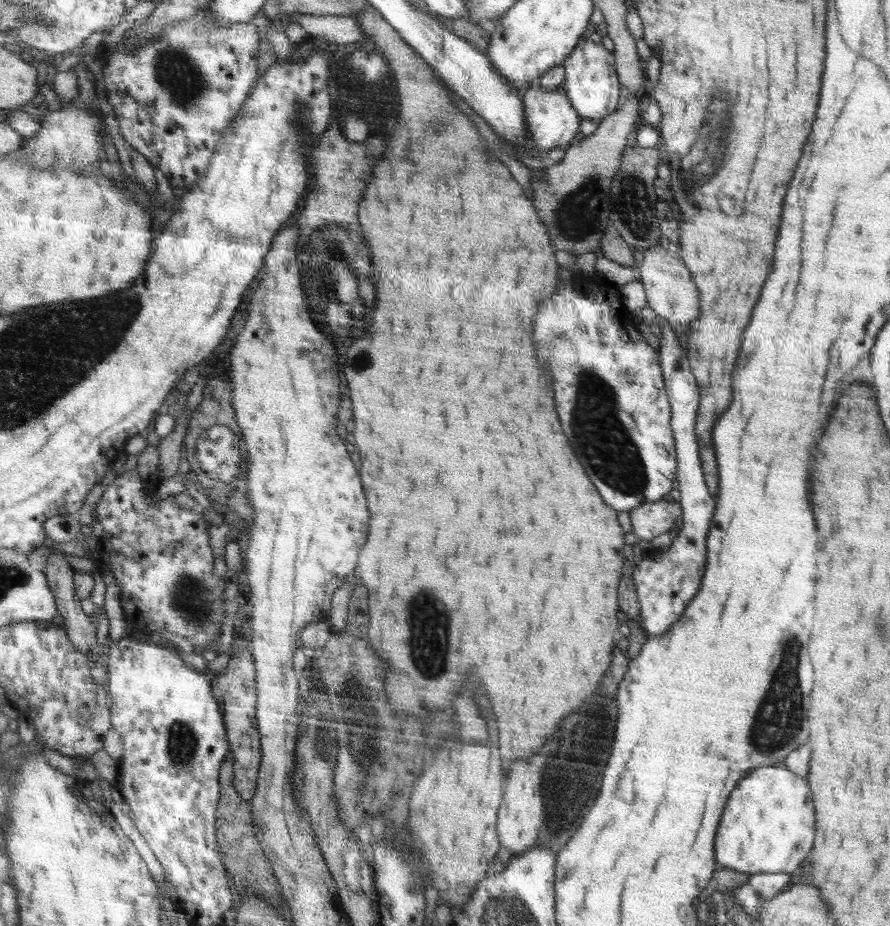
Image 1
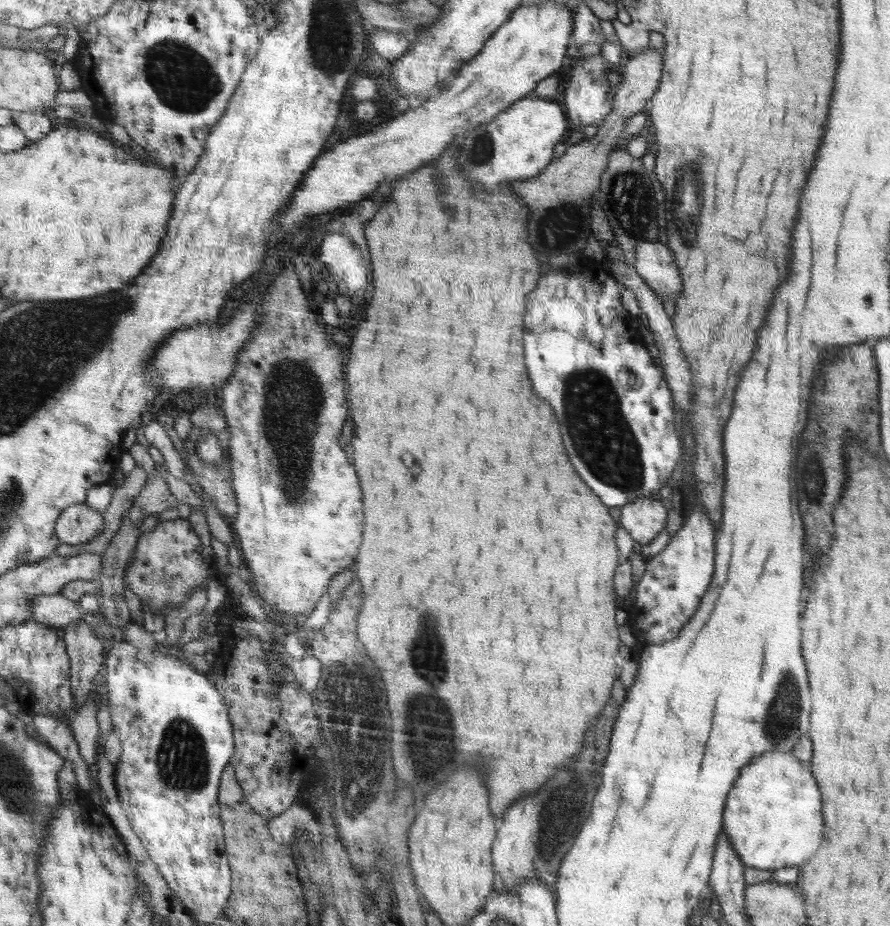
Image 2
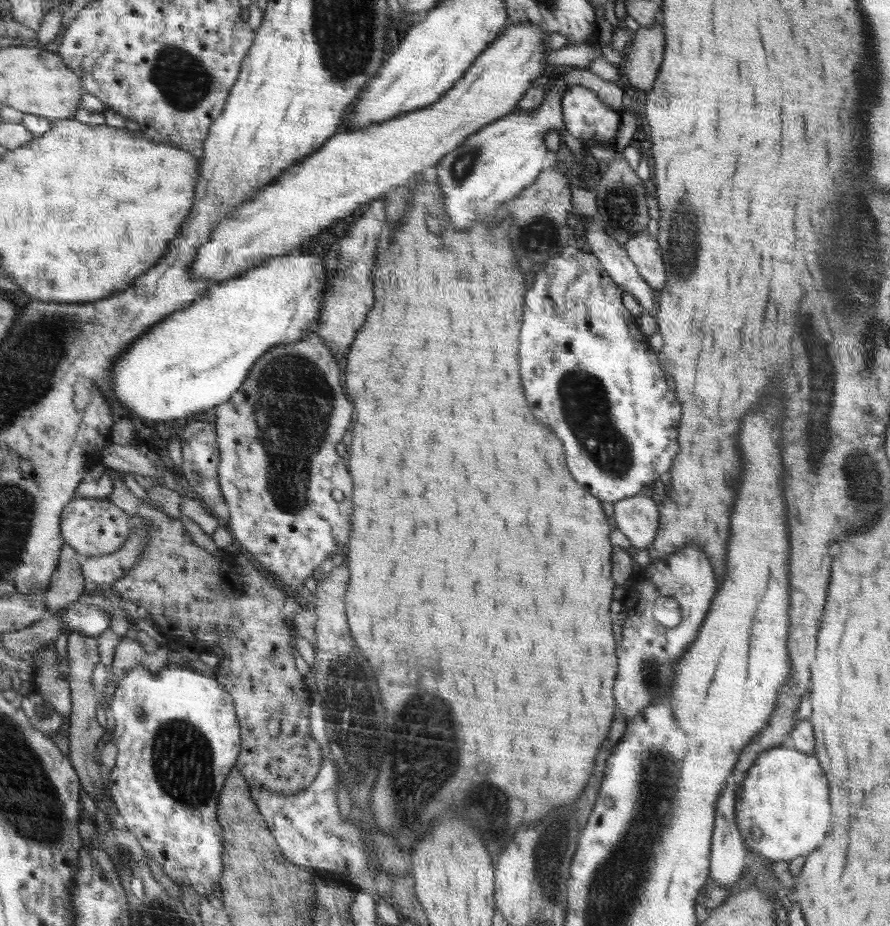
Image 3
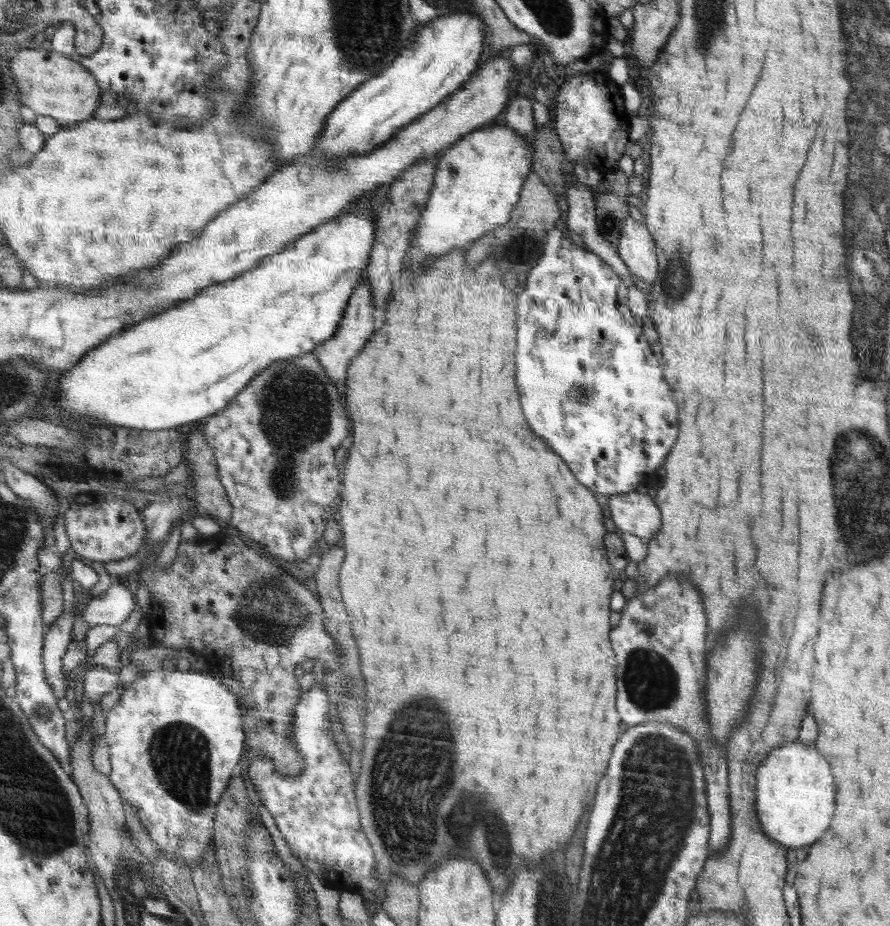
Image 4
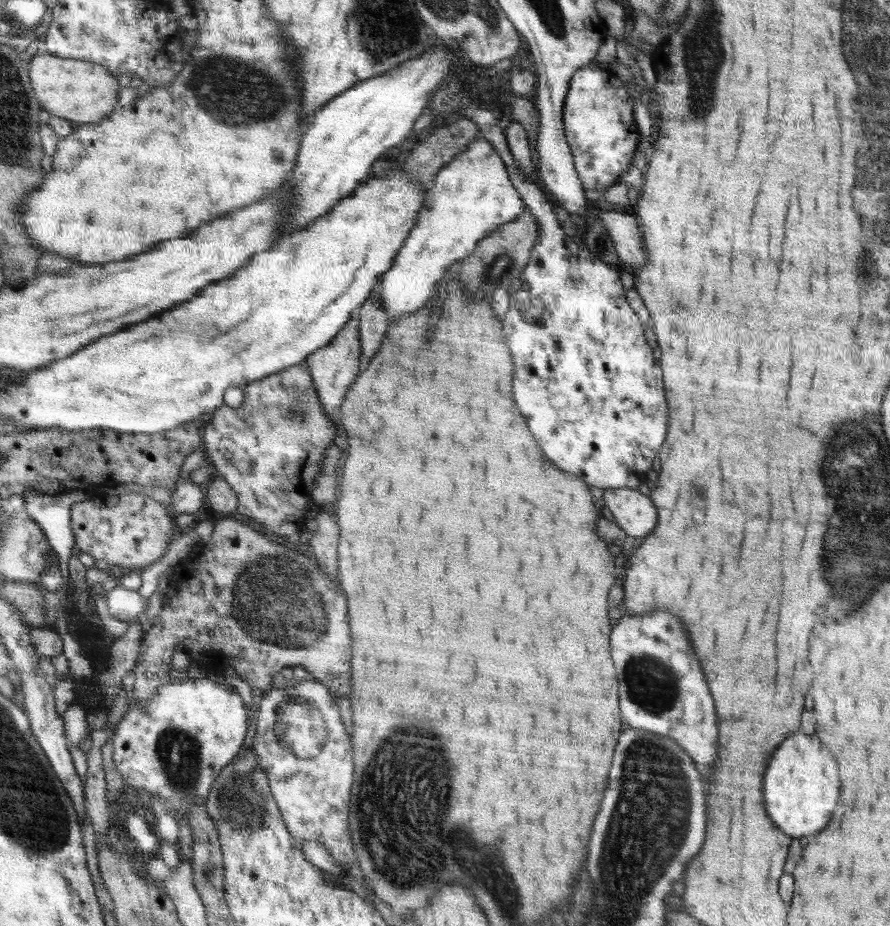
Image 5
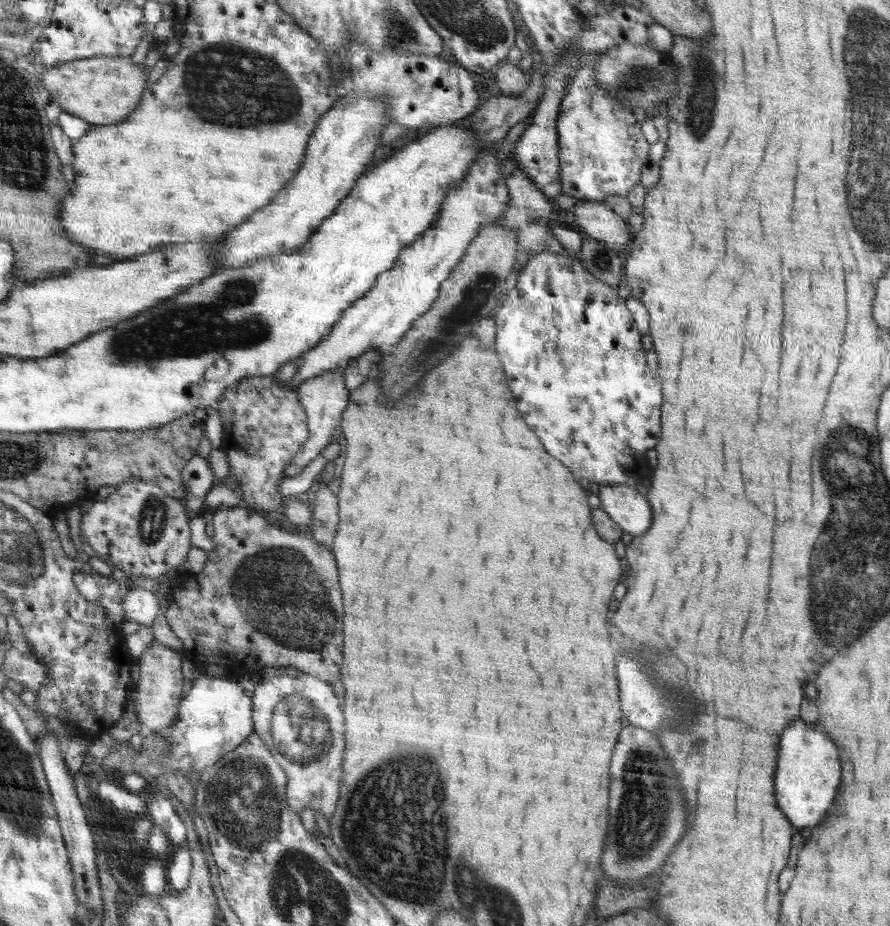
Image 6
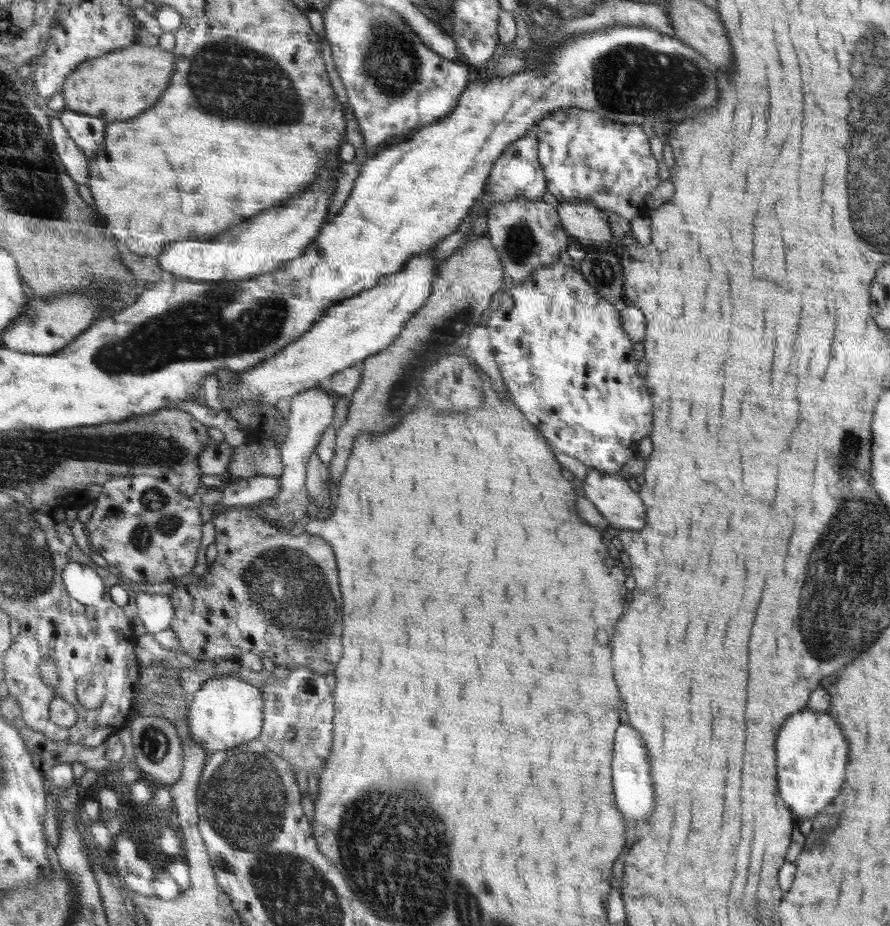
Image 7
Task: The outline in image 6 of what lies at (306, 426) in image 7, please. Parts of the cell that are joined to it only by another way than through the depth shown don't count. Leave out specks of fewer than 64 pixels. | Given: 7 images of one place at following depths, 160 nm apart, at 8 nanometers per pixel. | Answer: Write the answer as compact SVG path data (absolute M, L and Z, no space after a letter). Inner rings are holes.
M338 367L314 377L313 380L306 381L298 388L297 394L300 396L302 406L305 407L308 415L309 440L298 449L291 463L307 468L315 465L320 457L320 451L325 446L342 438L341 417L344 416L345 409L348 408L349 397L352 393L346 390L343 368Z

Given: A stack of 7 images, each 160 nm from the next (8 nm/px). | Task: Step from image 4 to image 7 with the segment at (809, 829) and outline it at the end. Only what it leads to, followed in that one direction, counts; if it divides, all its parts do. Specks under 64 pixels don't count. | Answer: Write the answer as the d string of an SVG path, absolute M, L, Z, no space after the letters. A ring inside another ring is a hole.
M810 710L794 714L794 718L786 722L782 738L778 738L778 786L782 786L782 798L786 798L790 810L800 818L814 818L826 808L844 784L846 762L848 742L828 714L814 714Z

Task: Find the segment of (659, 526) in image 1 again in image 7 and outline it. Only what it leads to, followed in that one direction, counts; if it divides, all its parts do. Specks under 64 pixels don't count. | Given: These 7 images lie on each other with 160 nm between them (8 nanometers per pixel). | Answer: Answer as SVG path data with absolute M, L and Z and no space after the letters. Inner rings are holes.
M590 468L582 481L585 497L594 503L612 527L644 528L646 512L642 500L632 491L627 479Z

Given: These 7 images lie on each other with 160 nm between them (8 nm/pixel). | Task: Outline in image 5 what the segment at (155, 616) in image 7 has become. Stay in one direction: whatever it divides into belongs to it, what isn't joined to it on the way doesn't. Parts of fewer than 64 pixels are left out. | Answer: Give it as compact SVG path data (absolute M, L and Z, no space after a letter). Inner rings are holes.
M113 586L110 598L106 600L110 608L110 613L117 623L135 620L140 614L148 610L150 600L144 598L137 590L130 590L126 587Z

